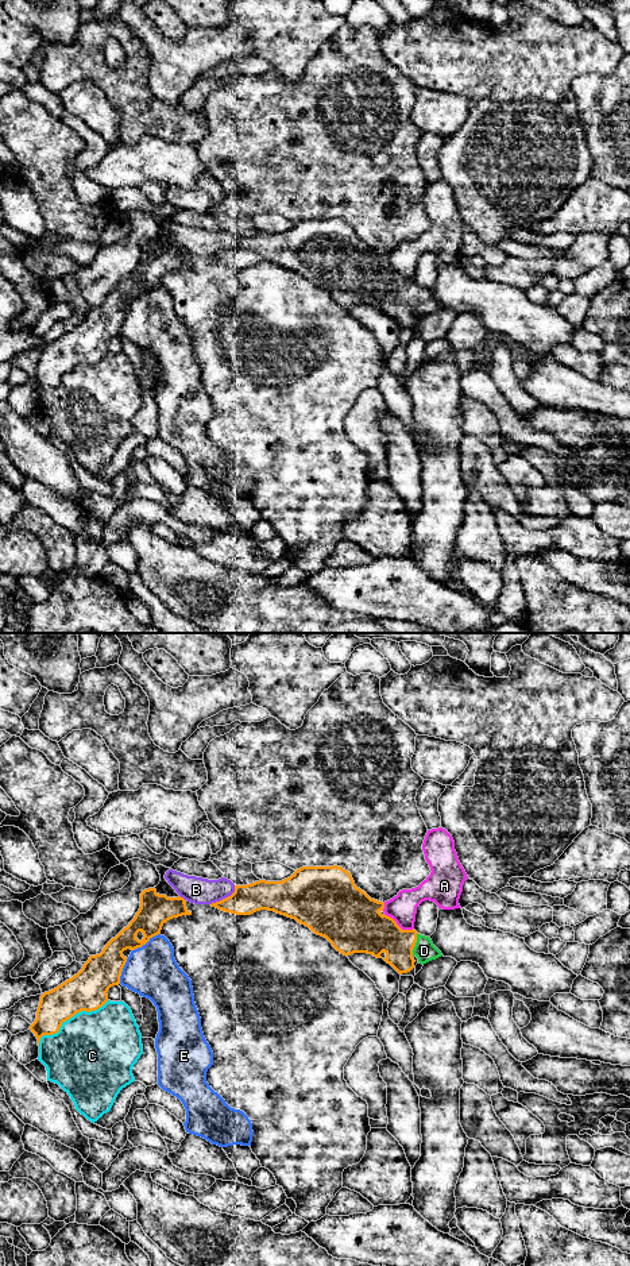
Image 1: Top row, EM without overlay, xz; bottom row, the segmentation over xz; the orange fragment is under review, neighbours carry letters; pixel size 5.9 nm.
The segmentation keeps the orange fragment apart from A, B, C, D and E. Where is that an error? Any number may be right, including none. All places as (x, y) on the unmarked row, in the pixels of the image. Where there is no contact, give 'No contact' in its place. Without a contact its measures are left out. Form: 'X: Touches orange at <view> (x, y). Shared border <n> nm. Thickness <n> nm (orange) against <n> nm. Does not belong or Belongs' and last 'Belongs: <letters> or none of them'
A: Touches orange at xz (398, 278). Shared border 200 nm. Thickness 320 nm (orange) against 170 nm. Does not belong
B: Touches orange at xz (225, 250). Shared border 190 nm. Thickness 180 nm (orange) against 160 nm. Does not belong
C: Touches orange at xz (69, 370). Shared border 500 nm. Thickness 240 nm (orange) against 480 nm. Does not belong
D: Touches orange at xz (414, 296). Shared border 140 nm. Thickness 240 nm (orange) against 120 nm. Belongs
E: Touches orange at xz (146, 294). Shared border 200 nm. Thickness 190 nm (orange) against 320 nm. Does not belong
Belongs: D

